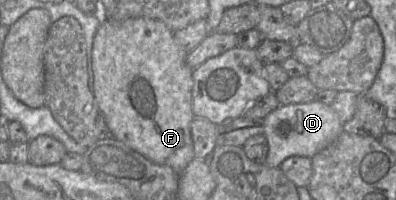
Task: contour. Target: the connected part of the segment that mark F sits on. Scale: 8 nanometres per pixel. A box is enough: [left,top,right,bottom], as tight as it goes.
[92,18,195,175]

